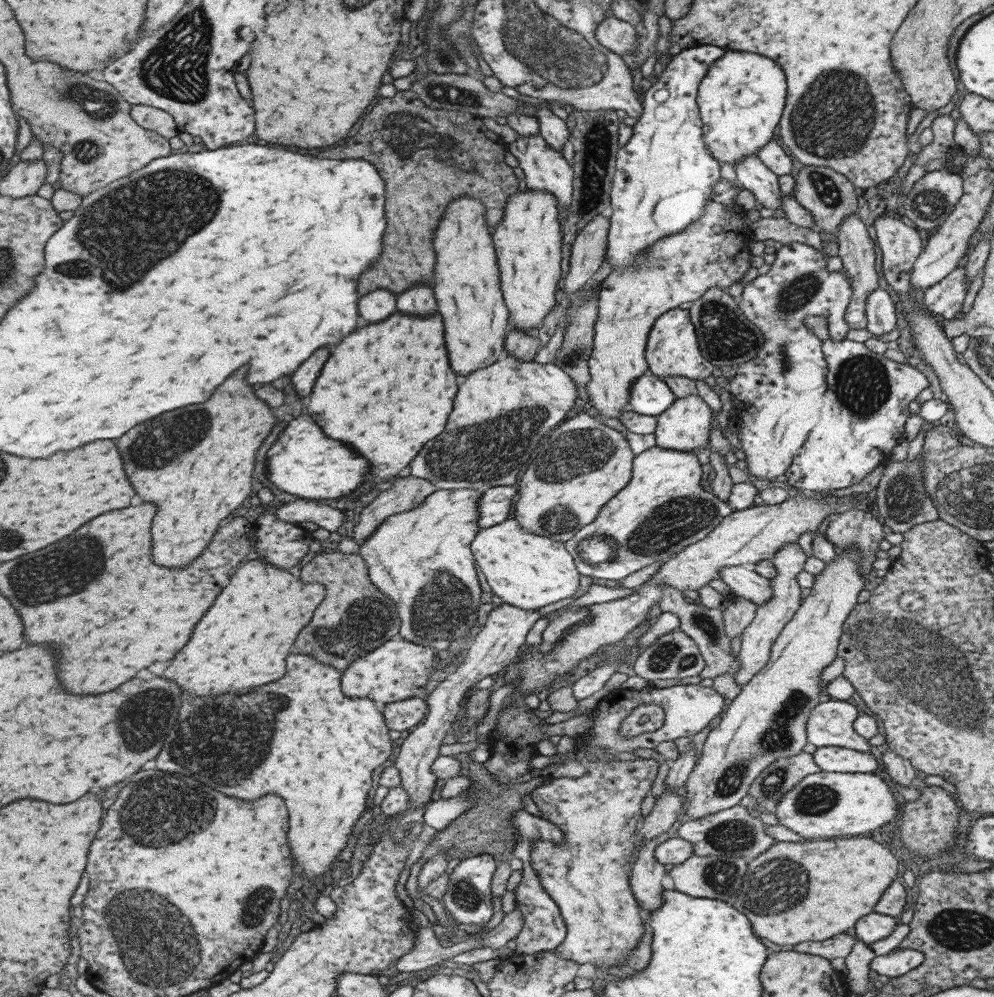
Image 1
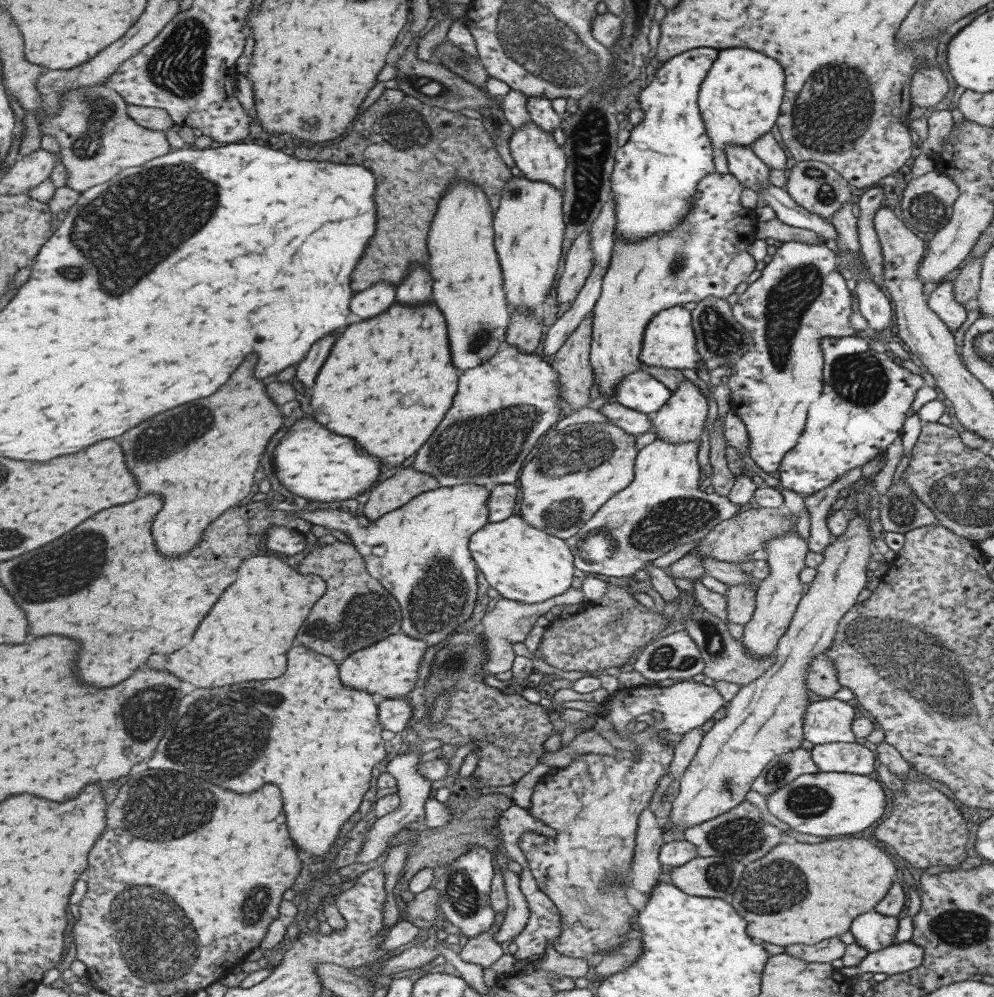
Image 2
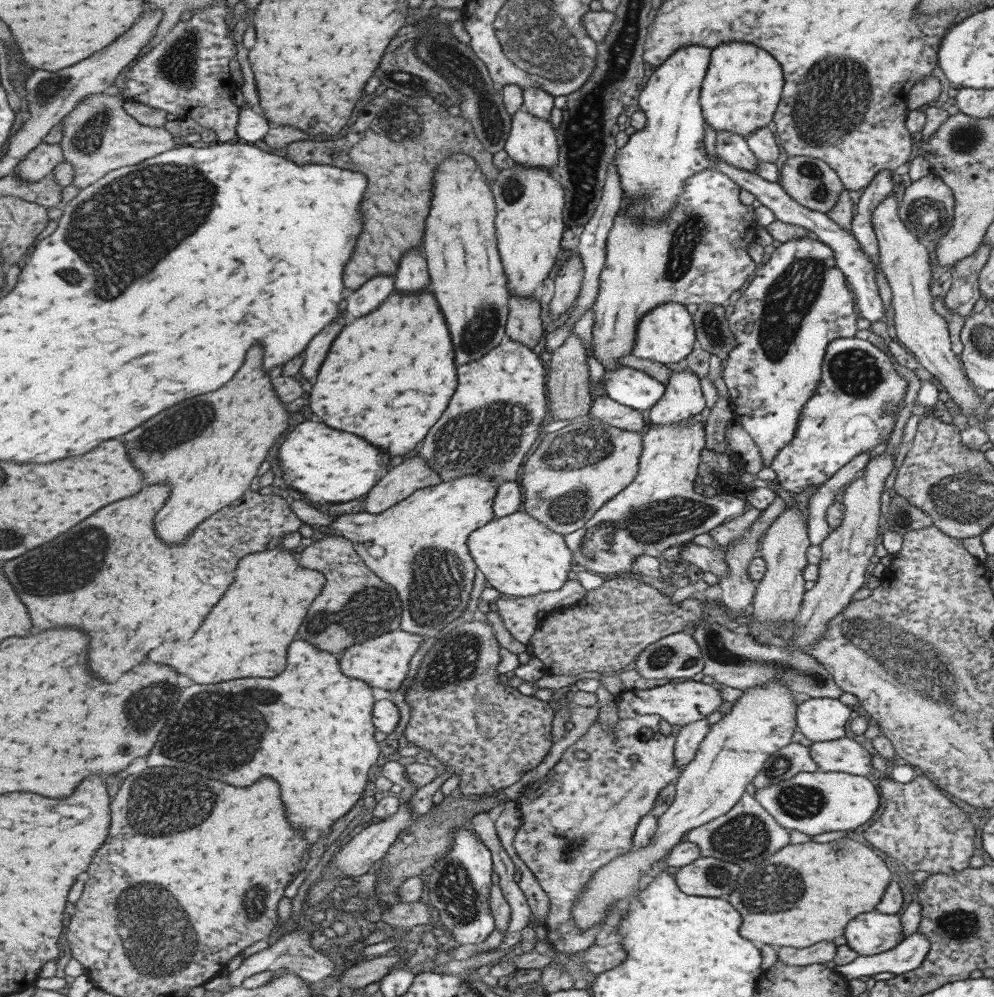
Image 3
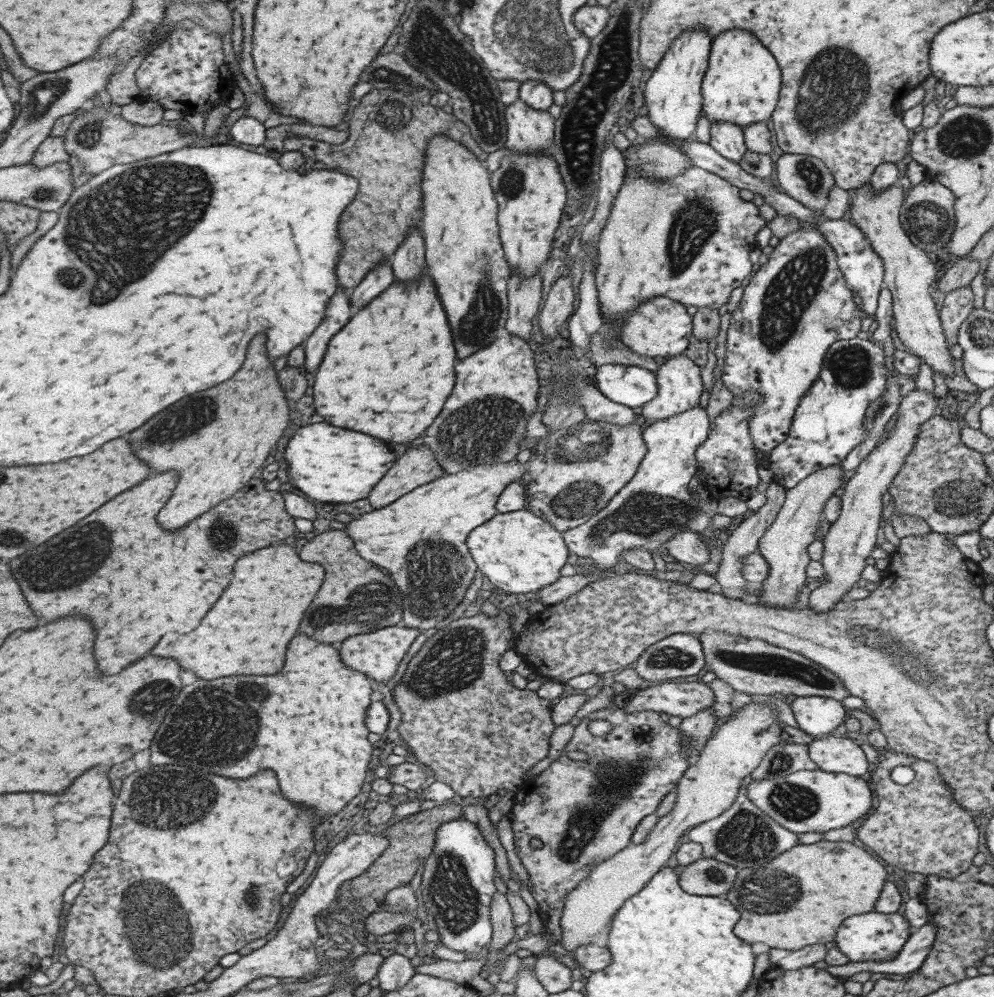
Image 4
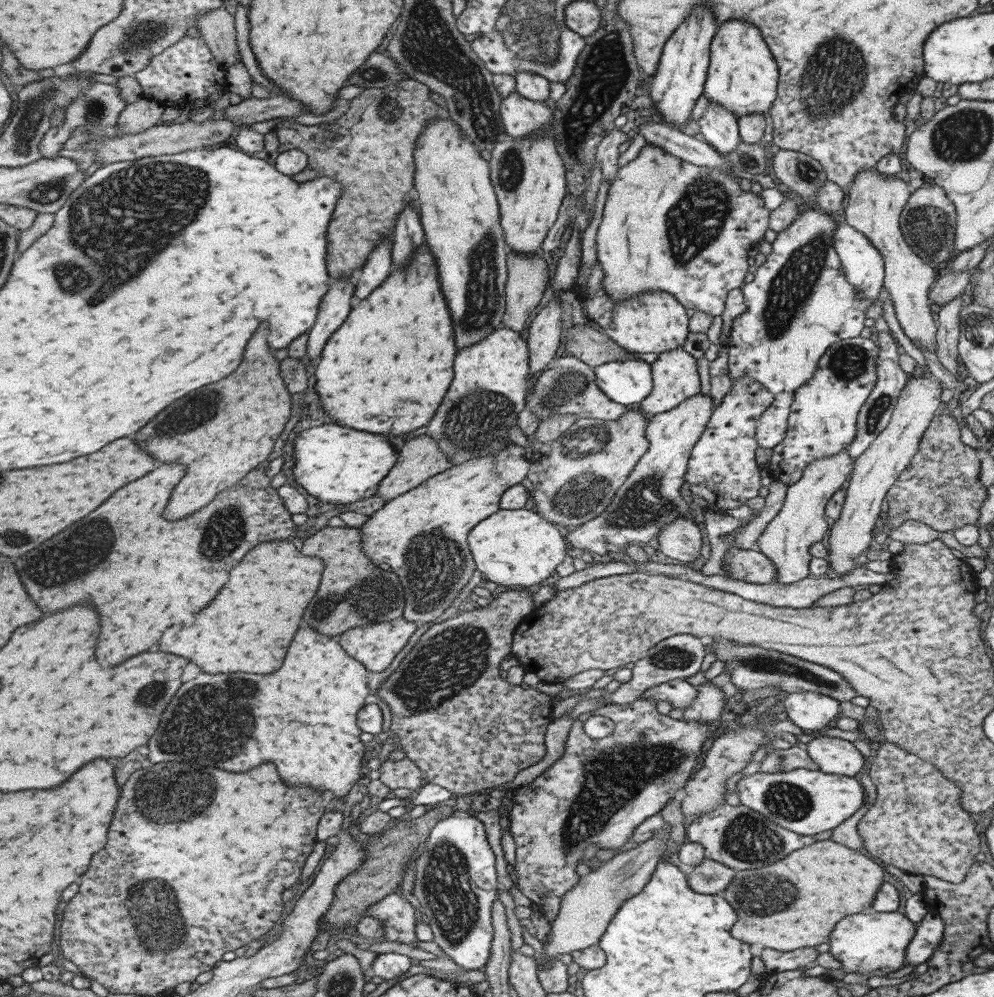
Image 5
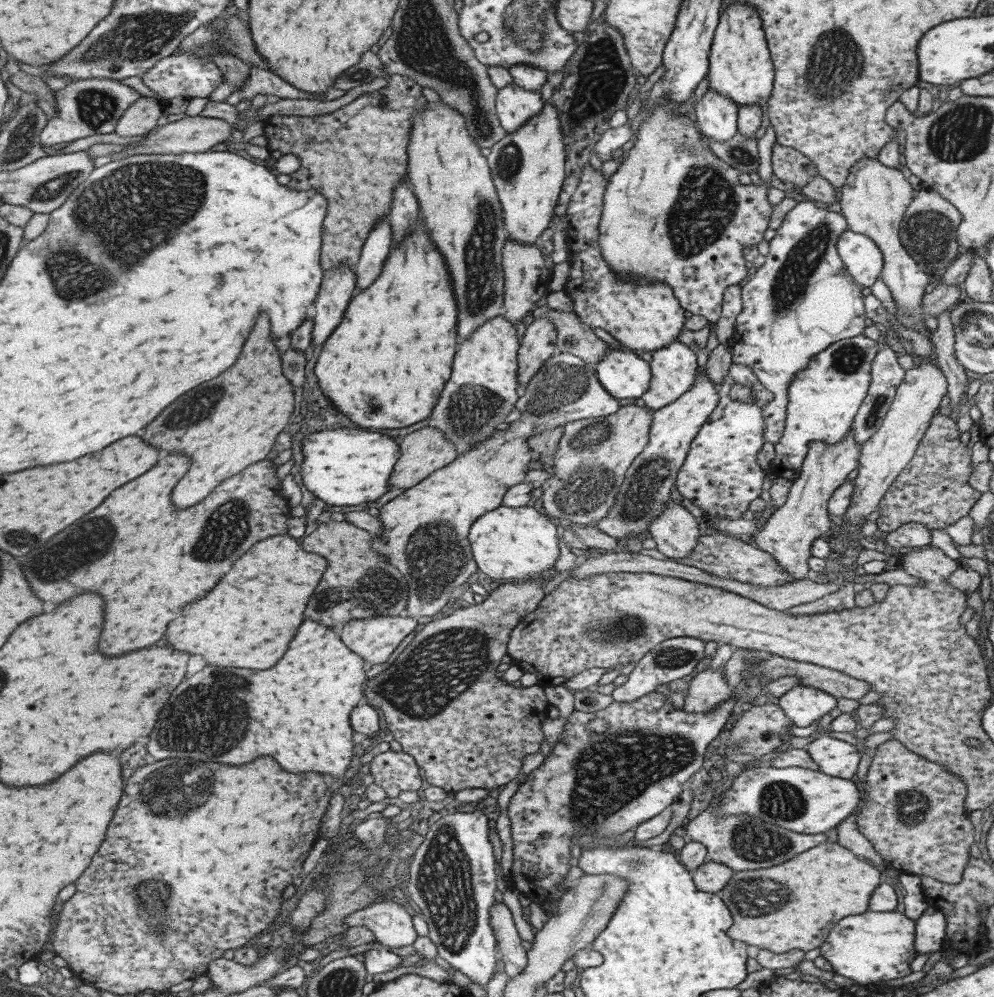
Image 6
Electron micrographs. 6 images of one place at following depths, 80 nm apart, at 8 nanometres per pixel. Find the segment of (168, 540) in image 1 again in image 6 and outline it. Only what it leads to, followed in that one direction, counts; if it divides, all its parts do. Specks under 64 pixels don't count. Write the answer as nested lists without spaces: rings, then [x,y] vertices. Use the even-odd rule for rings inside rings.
[[[260,312],[235,366],[217,380],[203,382],[203,386],[179,398],[175,406],[169,406],[151,426],[147,426],[143,438],[163,450],[183,450],[193,458],[191,474],[179,482],[173,494],[173,502],[179,508],[189,508],[207,498],[223,480],[265,458],[275,442],[275,436],[287,424],[291,410],[293,388],[281,374],[279,352],[271,344],[269,336],[269,318]],[[219,394],[223,394],[223,400]]]

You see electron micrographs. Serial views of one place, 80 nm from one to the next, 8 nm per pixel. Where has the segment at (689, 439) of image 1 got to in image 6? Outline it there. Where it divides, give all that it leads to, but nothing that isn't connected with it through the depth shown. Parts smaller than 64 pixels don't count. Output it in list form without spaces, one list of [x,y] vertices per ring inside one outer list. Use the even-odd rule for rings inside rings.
[[[677,339],[654,350],[649,364],[650,379],[639,403],[652,411],[677,400],[694,384],[696,356]]]

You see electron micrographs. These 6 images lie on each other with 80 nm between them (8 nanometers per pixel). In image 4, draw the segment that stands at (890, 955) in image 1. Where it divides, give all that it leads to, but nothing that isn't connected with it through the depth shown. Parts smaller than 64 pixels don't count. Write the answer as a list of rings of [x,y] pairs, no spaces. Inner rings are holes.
[[[926,922],[911,930],[909,938],[903,943],[898,956],[891,960],[862,960],[861,962],[848,962],[843,966],[827,965],[824,971],[832,976],[844,976],[846,979],[852,974],[865,971],[905,974],[921,966],[921,963],[929,954],[935,935],[936,926]]]

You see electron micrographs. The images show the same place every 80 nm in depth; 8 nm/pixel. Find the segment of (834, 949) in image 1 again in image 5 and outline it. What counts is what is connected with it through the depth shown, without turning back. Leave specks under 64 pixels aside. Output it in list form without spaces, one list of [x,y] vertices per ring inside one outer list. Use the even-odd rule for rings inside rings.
[[[815,947],[799,948],[789,952],[775,952],[775,950],[763,949],[760,959],[767,972],[792,971],[800,966],[805,966],[814,960],[819,953],[815,952]]]

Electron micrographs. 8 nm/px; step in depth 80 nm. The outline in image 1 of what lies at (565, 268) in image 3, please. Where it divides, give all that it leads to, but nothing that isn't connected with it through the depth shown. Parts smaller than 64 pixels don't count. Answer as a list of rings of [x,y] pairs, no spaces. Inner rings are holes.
[[[607,213],[594,216],[576,235],[570,248],[568,271],[563,278],[563,291],[575,296],[599,268],[606,249]]]

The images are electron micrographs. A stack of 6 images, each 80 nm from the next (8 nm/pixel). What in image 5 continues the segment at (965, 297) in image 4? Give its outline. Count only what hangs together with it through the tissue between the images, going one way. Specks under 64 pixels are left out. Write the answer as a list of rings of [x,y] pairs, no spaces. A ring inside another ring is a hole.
[[[961,295],[943,305],[937,318],[937,332],[935,332],[935,347],[937,361],[952,375],[957,375],[959,330],[959,312],[963,310]]]

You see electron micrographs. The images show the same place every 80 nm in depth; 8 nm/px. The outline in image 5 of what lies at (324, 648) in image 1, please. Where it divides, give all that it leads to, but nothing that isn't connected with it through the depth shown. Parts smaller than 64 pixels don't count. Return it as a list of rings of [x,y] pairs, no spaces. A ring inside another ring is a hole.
[[[324,524],[324,527],[318,530],[308,531],[307,540],[303,542],[301,554],[315,556],[324,562],[324,570],[321,575],[321,584],[311,598],[309,606],[303,612],[303,618],[299,626],[311,626],[317,632],[325,636],[339,636],[343,631],[352,629],[354,626],[363,626],[374,622],[387,622],[394,618],[402,616],[404,607],[404,594],[402,583],[398,576],[386,569],[386,567],[377,566],[363,551],[360,546],[360,532],[354,527],[331,527]]]

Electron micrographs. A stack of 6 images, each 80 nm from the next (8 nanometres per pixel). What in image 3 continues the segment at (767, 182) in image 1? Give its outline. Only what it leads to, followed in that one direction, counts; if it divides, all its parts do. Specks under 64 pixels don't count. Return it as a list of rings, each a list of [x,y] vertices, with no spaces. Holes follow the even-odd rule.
[[[717,131],[715,135],[714,149],[716,156],[727,164],[754,173],[757,158],[749,150],[745,139],[731,131]]]

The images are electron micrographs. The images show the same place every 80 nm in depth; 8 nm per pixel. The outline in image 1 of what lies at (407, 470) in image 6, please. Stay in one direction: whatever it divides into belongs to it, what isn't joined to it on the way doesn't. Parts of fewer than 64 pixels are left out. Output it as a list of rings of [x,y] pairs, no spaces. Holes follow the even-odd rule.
[[[411,475],[397,476],[389,483],[389,488],[379,491],[374,500],[360,511],[359,521],[354,525],[351,536],[358,545],[366,541],[367,535],[373,533],[382,520],[411,510],[436,489],[427,479]]]

